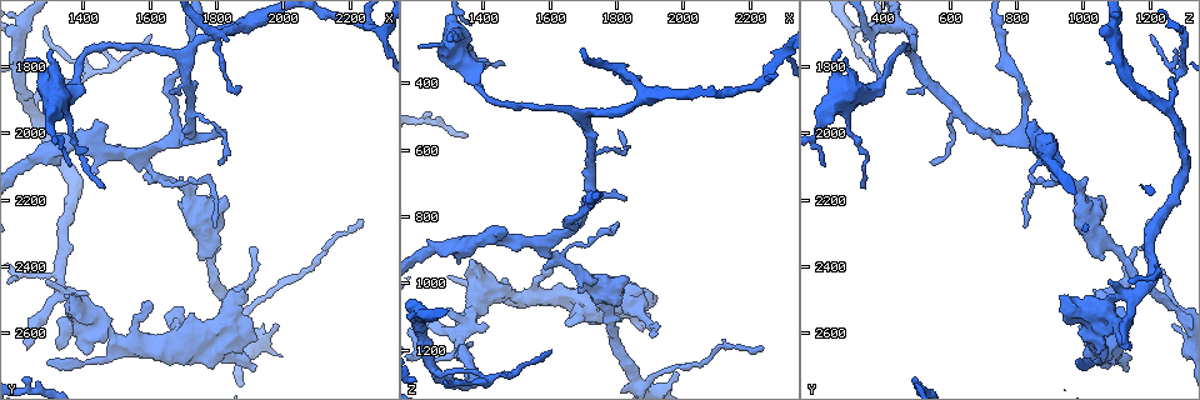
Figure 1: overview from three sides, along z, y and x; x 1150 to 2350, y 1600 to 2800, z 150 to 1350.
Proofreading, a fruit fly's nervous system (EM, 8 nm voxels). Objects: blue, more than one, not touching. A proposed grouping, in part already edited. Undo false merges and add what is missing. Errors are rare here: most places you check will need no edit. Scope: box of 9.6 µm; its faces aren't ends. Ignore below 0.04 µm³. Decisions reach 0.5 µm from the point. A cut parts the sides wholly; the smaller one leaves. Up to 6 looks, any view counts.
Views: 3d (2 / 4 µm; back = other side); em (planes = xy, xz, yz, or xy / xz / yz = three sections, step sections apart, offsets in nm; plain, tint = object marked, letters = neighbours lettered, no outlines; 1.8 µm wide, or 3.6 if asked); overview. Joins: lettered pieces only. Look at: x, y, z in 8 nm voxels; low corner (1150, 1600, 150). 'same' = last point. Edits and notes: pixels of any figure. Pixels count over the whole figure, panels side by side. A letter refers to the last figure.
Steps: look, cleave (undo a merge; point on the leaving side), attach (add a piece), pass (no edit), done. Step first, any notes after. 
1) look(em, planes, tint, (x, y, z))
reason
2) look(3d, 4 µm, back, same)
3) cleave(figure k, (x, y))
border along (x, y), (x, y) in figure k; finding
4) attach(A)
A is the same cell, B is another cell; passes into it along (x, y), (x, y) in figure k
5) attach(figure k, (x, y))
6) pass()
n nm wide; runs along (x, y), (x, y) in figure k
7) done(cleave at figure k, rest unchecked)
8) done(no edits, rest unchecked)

look(em, 3.6 µm, planes, tint, (1580, 2090, 910))
three arms meet

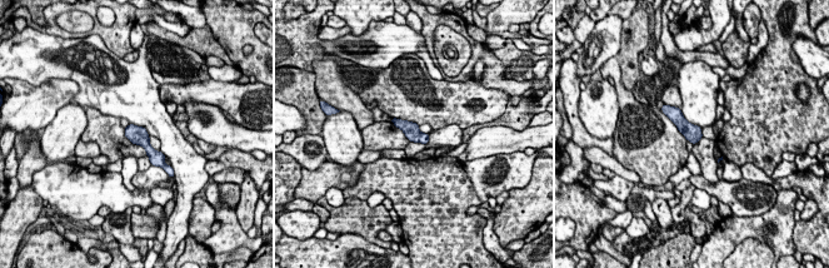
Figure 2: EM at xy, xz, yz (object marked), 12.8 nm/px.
look(em, 3.6 µm, planes, letters, same)
see the neighbours

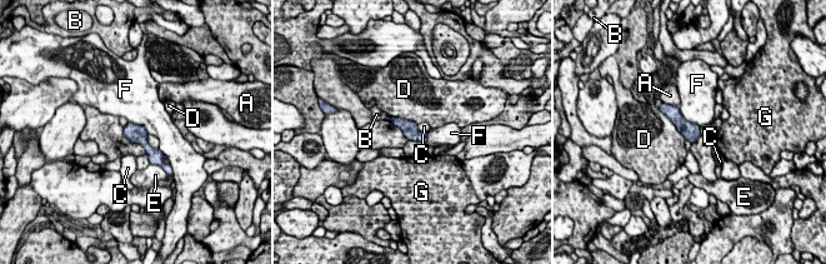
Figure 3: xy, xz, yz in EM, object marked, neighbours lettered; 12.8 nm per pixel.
pass()
A, B, C, D, E, F and G are other cells; border along (416, 124), (420, 130), (426, 133) in figure 3; continuous, no second neuron

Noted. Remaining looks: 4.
look(em, planes, letters, (1260, 1940, 1260))
three-way junction

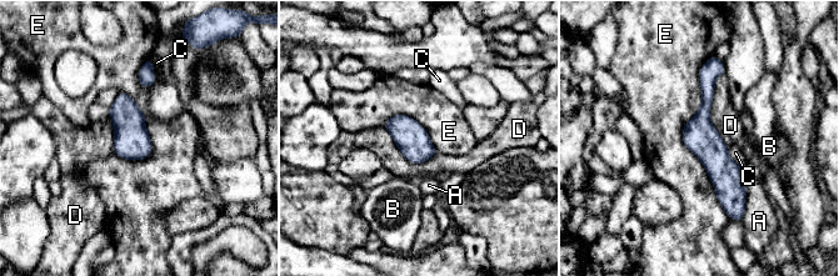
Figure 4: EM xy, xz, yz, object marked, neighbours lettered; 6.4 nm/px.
pass()
A, B, C, D and E are other cells; border along (713, 55), (683, 144), (730, 217) in figure 4; one neuron here

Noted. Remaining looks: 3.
look(em, 3.6 µm, xz, step 8, tint, (1810, 2090, 550))
tapers out

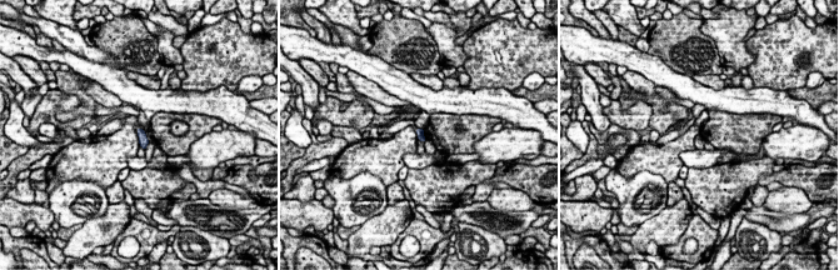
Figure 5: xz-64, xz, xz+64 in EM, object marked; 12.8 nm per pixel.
look(em, 3.6 µm, planes, letters, same)

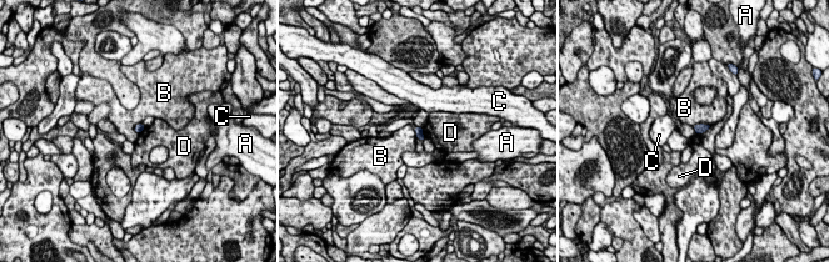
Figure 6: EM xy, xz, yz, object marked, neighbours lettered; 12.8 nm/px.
pass()
100 nm wide; A, B, C and D are other cells; none of them fits

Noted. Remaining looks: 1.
done(no edits, rest unchecked)

